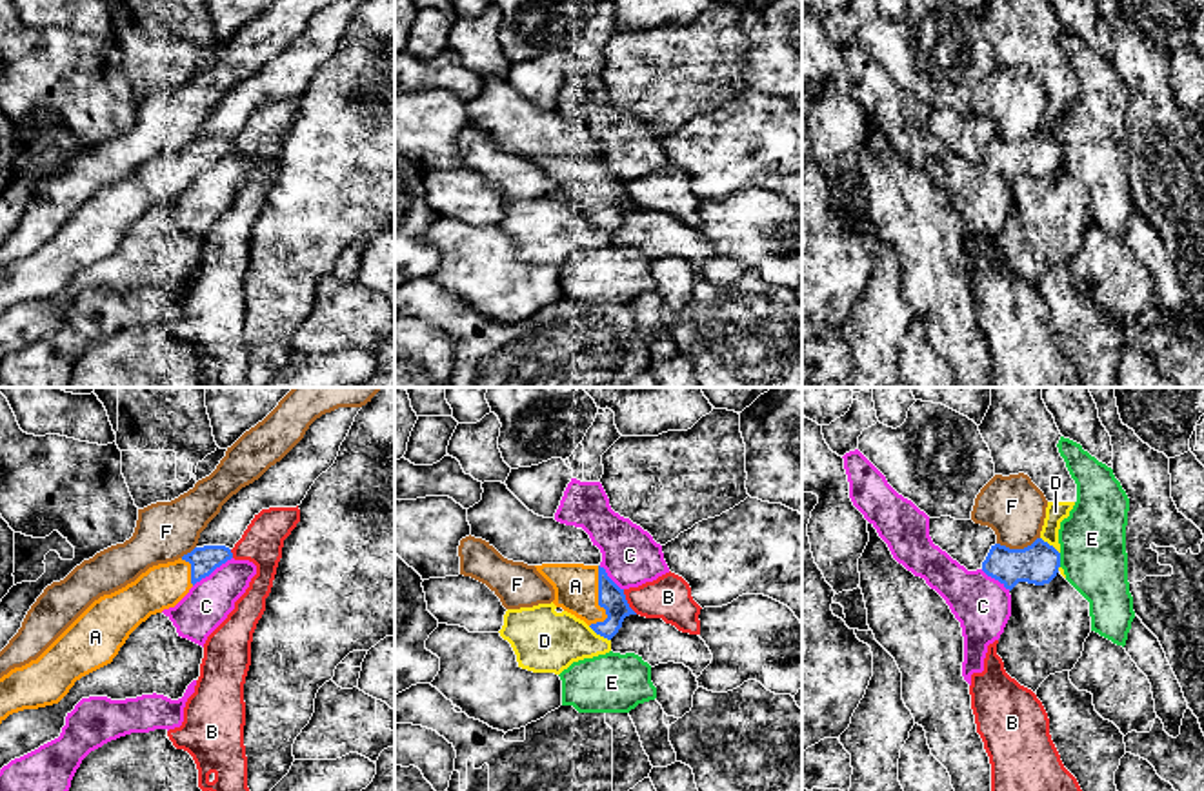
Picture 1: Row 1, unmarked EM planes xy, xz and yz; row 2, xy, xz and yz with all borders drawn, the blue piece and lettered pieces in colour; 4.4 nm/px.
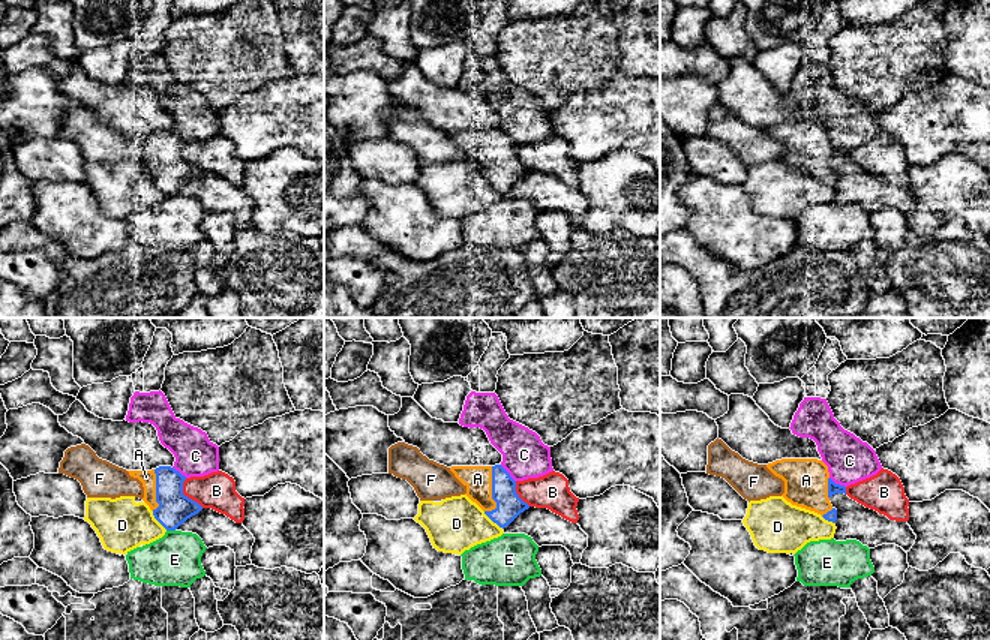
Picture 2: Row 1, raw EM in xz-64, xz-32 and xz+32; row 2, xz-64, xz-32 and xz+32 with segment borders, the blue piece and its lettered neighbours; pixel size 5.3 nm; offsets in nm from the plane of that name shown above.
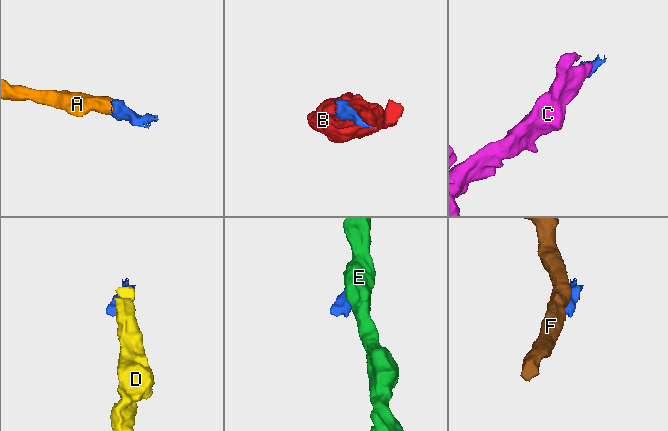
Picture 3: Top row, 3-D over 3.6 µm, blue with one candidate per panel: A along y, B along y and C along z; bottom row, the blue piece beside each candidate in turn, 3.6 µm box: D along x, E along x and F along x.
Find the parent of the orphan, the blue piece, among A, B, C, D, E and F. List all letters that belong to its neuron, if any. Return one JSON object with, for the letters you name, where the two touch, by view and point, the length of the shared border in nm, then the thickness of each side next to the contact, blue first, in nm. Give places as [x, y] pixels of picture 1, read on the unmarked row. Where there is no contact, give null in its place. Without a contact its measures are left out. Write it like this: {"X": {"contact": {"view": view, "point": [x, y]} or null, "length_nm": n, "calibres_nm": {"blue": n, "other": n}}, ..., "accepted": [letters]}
{"A": {"contact": {"view": "xz", "point": [599, 193]}, "length_nm": 280, "calibres_nm": {"blue": 110, "other": 190}}, "accepted": ["A"]}

